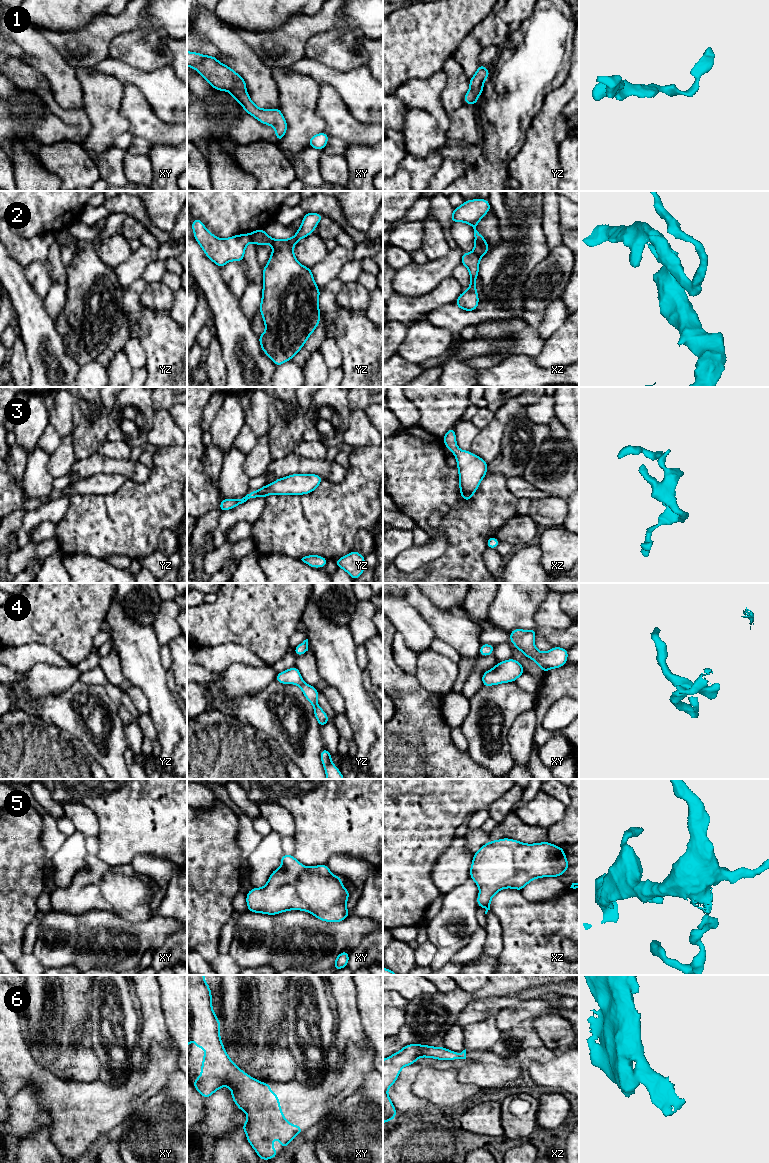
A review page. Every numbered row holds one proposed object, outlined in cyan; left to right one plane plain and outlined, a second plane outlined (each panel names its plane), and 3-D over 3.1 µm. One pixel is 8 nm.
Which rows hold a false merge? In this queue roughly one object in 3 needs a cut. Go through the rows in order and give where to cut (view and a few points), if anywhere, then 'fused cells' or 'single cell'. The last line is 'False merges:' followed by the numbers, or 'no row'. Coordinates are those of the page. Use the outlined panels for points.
1: cut none; single cell
2: cut yz (248, 234), (251, 241); fused cells
3: cut none; single cell
4: cut none; single cell
5: cut none; single cell
6: cut none; single cell
False merges: 2

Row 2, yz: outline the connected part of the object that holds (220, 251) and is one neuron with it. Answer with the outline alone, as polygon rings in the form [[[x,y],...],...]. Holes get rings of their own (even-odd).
[[[197,218],[192,221],[192,230],[206,256],[218,267],[222,268],[229,261],[243,262],[246,245],[251,242],[249,234],[220,239],[211,234]]]

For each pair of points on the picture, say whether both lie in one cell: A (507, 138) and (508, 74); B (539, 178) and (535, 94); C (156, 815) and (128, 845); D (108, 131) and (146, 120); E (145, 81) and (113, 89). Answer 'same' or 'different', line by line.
A: same
B: different
C: same
D: different
E: different

